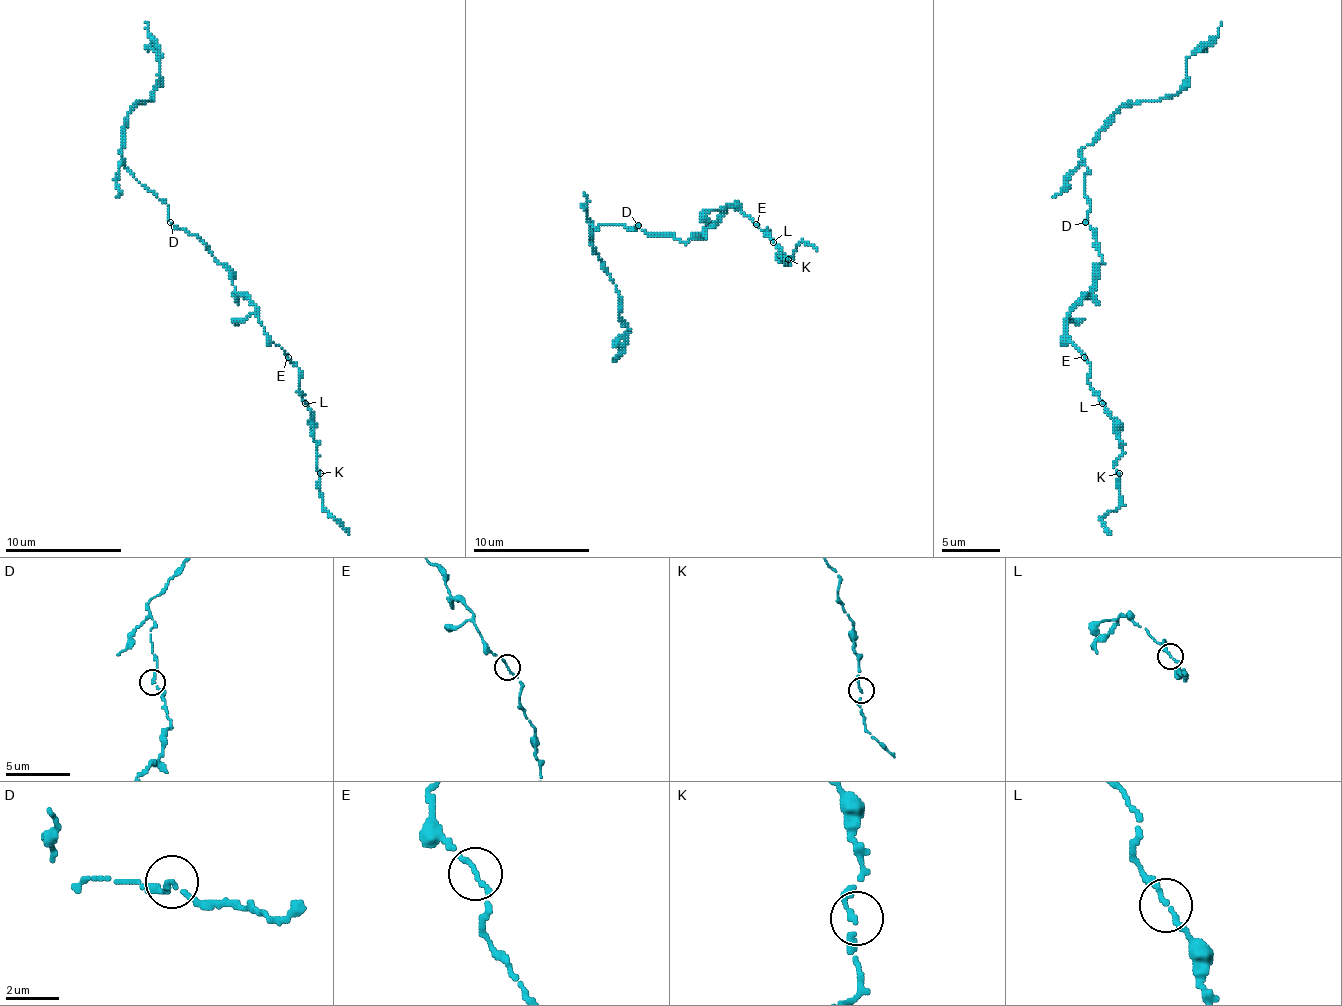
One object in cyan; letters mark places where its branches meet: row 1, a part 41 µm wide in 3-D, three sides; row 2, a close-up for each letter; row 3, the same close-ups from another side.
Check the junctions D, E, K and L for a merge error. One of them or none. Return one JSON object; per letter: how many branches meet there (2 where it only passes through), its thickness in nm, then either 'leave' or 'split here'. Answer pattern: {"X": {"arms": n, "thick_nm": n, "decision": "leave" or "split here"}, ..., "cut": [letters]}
{"D": {"arms": 2, "thick_nm": 180, "decision": "leave"}, "E": {"arms": 2, "thick_nm": 190, "decision": "leave"}, "K": {"arms": 2, "thick_nm": 190, "decision": "leave"}, "L": {"arms": 2, "thick_nm": 180, "decision": "leave"}, "cut": []}

